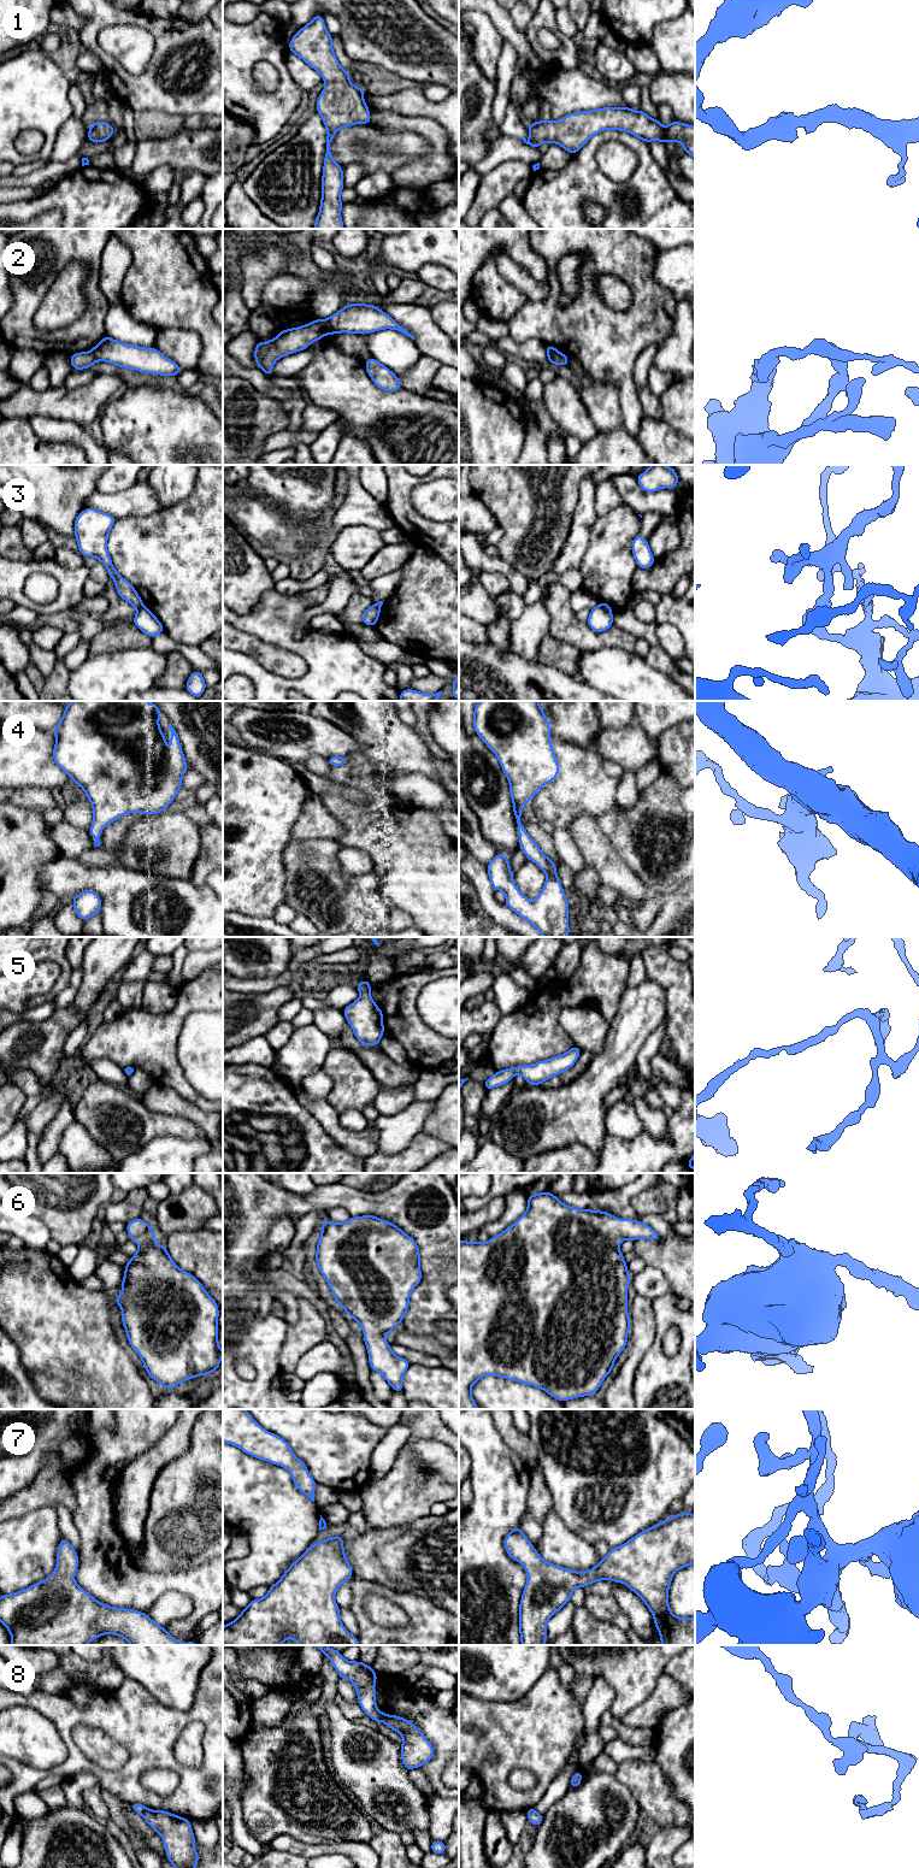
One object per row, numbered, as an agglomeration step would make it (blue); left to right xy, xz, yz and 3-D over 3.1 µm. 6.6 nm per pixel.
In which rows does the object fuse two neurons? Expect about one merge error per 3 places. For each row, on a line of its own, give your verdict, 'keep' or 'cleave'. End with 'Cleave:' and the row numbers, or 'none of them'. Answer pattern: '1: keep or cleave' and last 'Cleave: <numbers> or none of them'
1: keep
2: cleave
3: cleave
4: keep
5: keep
6: keep
7: keep
8: cleave
Cleave: 2, 3, 8

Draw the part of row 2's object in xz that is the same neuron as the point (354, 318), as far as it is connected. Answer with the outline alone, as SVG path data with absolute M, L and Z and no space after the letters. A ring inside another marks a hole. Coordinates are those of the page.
M348 304L328 319L334 334L370 334L378 330L397 330L413 340L413 336L389 314L375 305Z

